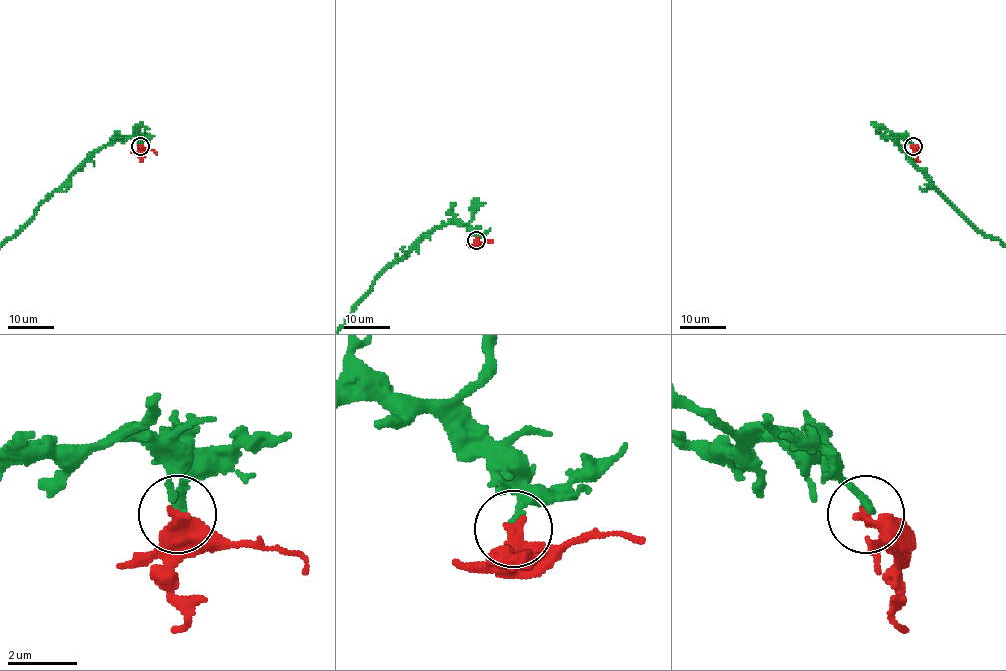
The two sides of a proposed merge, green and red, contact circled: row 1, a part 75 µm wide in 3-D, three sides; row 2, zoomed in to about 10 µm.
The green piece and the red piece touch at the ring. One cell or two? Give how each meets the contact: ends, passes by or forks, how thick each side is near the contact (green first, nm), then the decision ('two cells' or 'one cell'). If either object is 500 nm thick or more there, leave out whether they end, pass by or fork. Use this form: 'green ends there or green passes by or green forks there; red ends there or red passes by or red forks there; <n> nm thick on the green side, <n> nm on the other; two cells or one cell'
280 nm thick on the green side, 500 nm on the other; one cell

